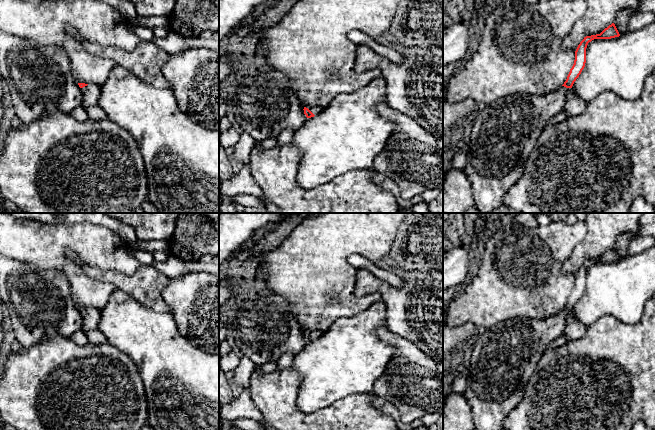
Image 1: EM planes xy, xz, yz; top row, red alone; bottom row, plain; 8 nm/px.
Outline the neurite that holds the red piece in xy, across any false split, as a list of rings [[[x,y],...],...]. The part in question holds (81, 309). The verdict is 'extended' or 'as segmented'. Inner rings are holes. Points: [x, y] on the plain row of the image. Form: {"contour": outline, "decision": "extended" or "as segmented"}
{"contour": [[[78,307],[83,318],[81,330],[83,332],[98,329],[100,322],[100,310],[95,308]]], "decision": "extended"}

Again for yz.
{"contour": [[[614,247],[600,258],[586,260],[575,275],[575,284],[564,308],[547,318],[518,317],[493,325],[478,337],[470,358],[469,373],[465,377],[464,394],[470,404],[475,430],[501,430],[502,423],[524,397],[526,384],[531,378],[549,344],[563,334],[571,312],[586,287],[586,272],[594,263],[611,263],[620,258]]], "decision": "extended"}

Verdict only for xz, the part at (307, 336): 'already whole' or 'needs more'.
needs more

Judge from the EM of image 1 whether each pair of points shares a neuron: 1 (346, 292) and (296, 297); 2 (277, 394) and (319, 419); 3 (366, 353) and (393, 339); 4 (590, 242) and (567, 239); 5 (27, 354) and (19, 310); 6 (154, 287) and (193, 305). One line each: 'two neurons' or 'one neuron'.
1: one neuron
2: one neuron
3: two neurons
4: two neurons
5: two neurons
6: two neurons

